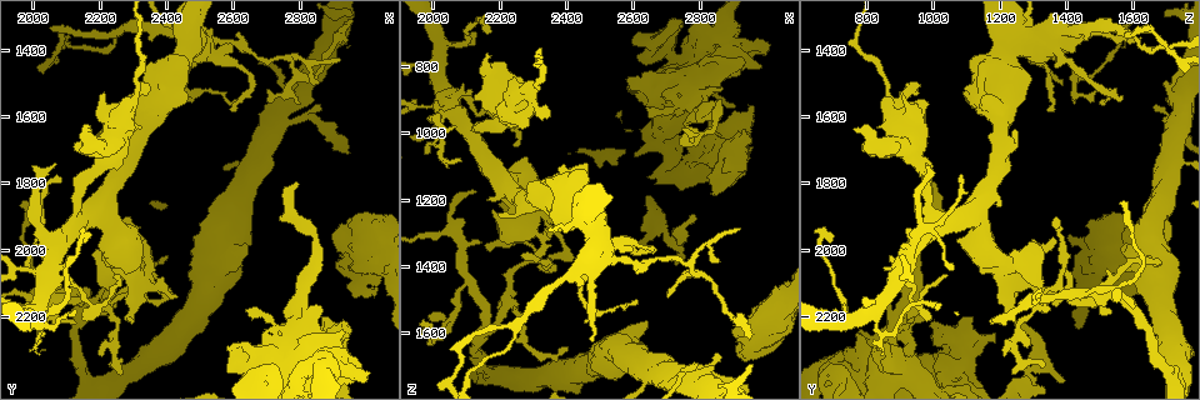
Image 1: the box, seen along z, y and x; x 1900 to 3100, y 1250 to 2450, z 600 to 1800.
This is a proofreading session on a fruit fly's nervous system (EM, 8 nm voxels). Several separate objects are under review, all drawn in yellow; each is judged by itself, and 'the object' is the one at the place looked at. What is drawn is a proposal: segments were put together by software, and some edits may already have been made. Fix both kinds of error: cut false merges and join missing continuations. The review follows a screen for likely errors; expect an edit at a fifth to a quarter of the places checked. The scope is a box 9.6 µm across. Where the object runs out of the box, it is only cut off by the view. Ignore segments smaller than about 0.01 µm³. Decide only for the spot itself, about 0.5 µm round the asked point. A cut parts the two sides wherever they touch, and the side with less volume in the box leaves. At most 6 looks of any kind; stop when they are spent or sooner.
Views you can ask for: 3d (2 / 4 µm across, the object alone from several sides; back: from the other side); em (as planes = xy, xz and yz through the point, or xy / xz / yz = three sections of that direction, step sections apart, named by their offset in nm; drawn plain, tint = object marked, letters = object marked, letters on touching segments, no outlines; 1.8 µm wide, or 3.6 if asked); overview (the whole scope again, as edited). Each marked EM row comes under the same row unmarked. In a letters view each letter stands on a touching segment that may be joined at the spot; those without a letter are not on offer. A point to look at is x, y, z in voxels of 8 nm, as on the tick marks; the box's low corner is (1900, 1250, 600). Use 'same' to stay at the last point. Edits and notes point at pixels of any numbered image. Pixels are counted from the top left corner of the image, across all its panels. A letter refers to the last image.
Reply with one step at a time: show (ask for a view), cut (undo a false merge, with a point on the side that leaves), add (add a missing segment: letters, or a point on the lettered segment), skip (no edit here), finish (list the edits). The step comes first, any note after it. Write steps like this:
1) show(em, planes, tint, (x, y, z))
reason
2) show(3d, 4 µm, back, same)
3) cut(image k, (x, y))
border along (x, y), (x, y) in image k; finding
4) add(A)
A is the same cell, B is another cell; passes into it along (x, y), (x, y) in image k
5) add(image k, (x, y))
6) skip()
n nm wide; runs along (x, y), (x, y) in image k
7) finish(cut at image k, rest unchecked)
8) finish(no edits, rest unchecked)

show(em, 3.6 µm, planes, letters, (3040, 2030, 1530))
calibre changes

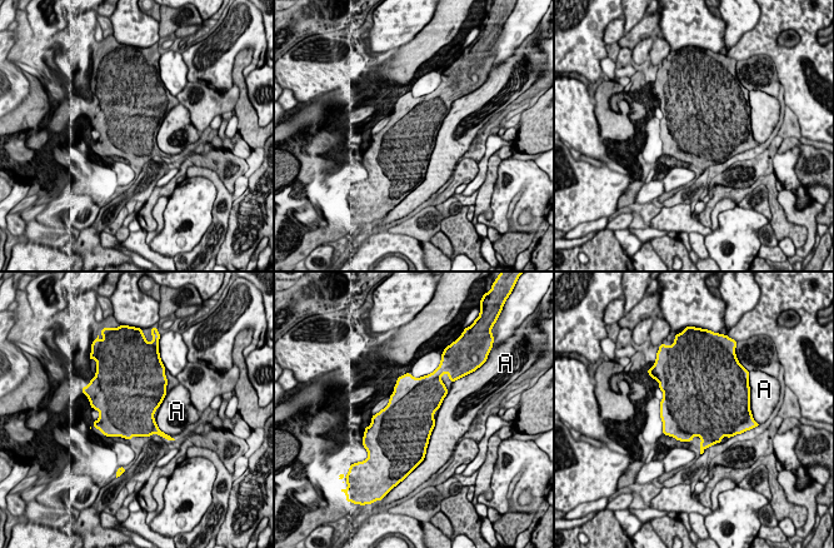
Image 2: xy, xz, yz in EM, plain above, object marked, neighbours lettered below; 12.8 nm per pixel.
skip()
650 nm wide; A touches over 460 nm; A is another cell; all the same neuron

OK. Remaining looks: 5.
show(em, yz, step 8, letters, (2780, 2230, 1250))
an open end

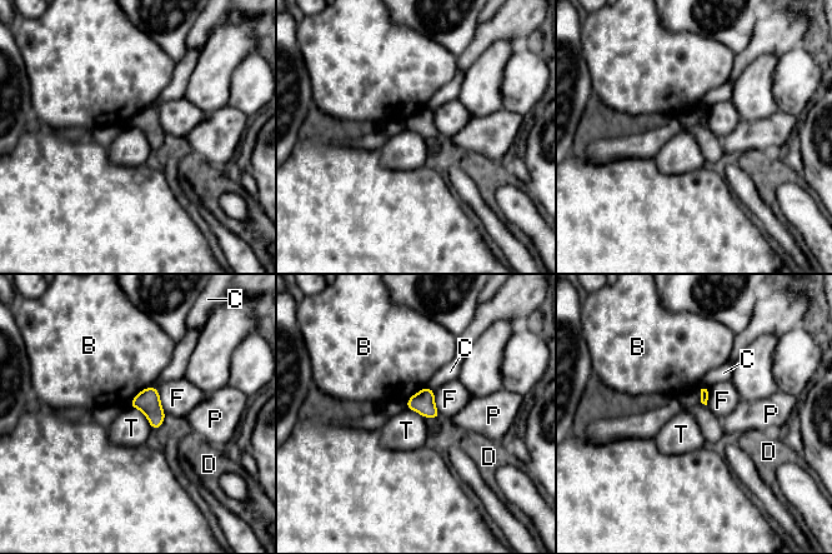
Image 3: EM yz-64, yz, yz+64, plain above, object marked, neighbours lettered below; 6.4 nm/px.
show(em, planes, letters, same)

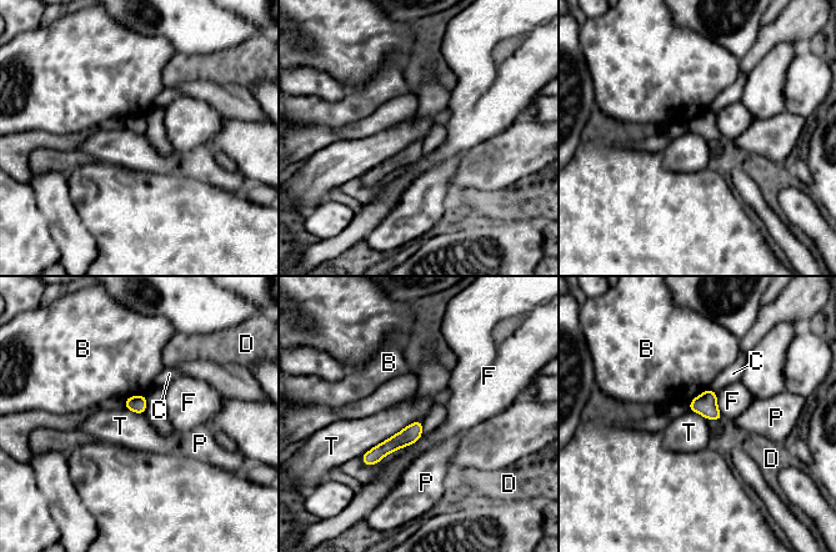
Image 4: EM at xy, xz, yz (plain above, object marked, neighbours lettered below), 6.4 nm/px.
skip()
B, C, D, F, P and T are other cells; border along (422, 418), (410, 422), (360, 456) in image 4; none of them fits

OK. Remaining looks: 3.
show(em, 3.6 µm, planes, letters, (2750, 2370, 820))
sudden change in width

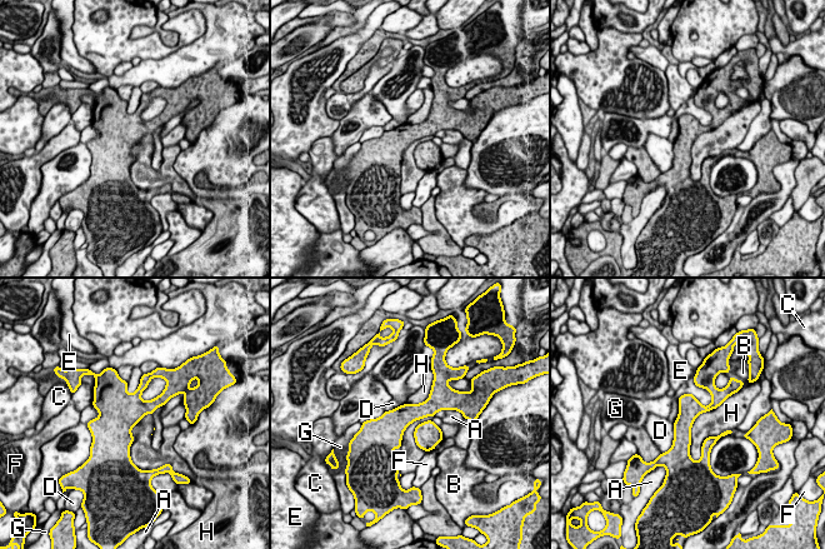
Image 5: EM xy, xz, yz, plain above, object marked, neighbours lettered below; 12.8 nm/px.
skip()
H touches over 950 nm; A, B, C, D, E, F, G and H are other cells; one neuron here

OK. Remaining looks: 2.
finish(no edits, rest unchecked)

